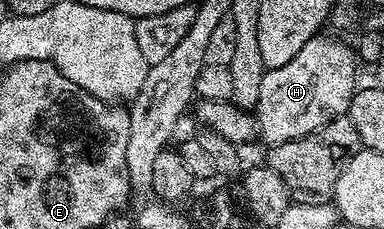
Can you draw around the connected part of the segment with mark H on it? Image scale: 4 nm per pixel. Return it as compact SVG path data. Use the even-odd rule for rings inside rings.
M319 35L308 39L300 51L284 67L267 69L264 79L260 83L260 99L256 106L256 116L258 118L258 129L261 140L270 145L279 145L292 139L300 139L328 123L332 119L343 116L349 110L350 101L355 95L356 84L354 80L358 77L358 67L360 61L355 50L350 49L338 37L325 37Z

